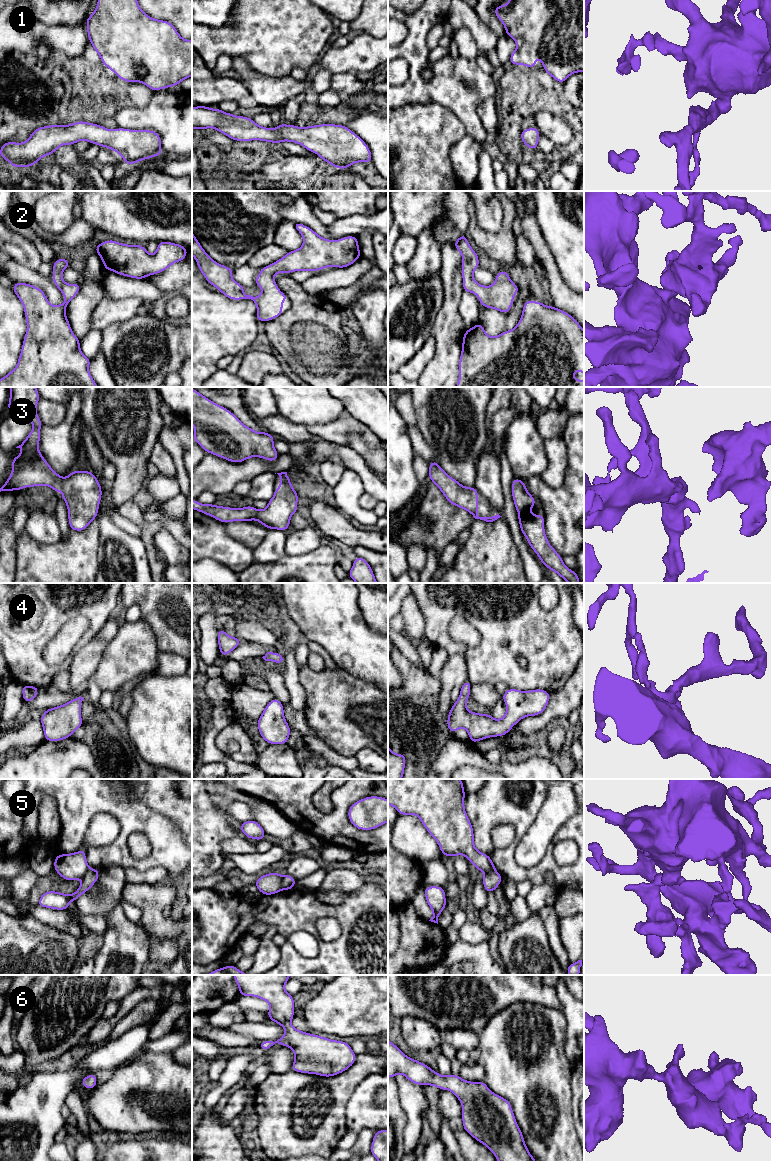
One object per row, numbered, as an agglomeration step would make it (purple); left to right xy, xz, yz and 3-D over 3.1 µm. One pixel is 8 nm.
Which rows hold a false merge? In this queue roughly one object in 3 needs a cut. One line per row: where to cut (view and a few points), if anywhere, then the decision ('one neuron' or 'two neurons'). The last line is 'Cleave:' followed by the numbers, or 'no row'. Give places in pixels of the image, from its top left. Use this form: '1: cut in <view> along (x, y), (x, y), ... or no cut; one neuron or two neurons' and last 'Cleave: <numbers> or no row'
1: no cut; one neuron
2: no cut; one neuron
3: no cut; one neuron
4: no cut; one neuron
5: cut in xz along (283, 876), (281, 889); two neurons
6: no cut; one neuron
Cleave: 5

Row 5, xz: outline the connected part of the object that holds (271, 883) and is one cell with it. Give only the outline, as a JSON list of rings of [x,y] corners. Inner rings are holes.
[[[271,872],[260,876],[254,885],[262,893],[262,895],[273,895],[282,890],[283,876],[277,872]]]

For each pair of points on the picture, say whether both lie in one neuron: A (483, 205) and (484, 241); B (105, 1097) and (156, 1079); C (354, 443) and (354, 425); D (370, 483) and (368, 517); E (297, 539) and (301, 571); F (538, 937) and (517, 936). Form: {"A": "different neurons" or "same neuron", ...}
{"A": "different neurons", "B": "same neuron", "C": "different neurons", "D": "different neurons", "E": "different neurons", "F": "same neuron"}

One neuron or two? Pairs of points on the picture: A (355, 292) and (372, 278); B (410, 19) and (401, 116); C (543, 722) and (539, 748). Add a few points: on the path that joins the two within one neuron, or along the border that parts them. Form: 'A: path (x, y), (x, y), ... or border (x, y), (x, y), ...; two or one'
A: path (359, 288), (368, 280); one
B: border (425, 103), (408, 103), (398, 108); two
C: border (563, 717), (558, 717), (537, 731), (519, 734); two

